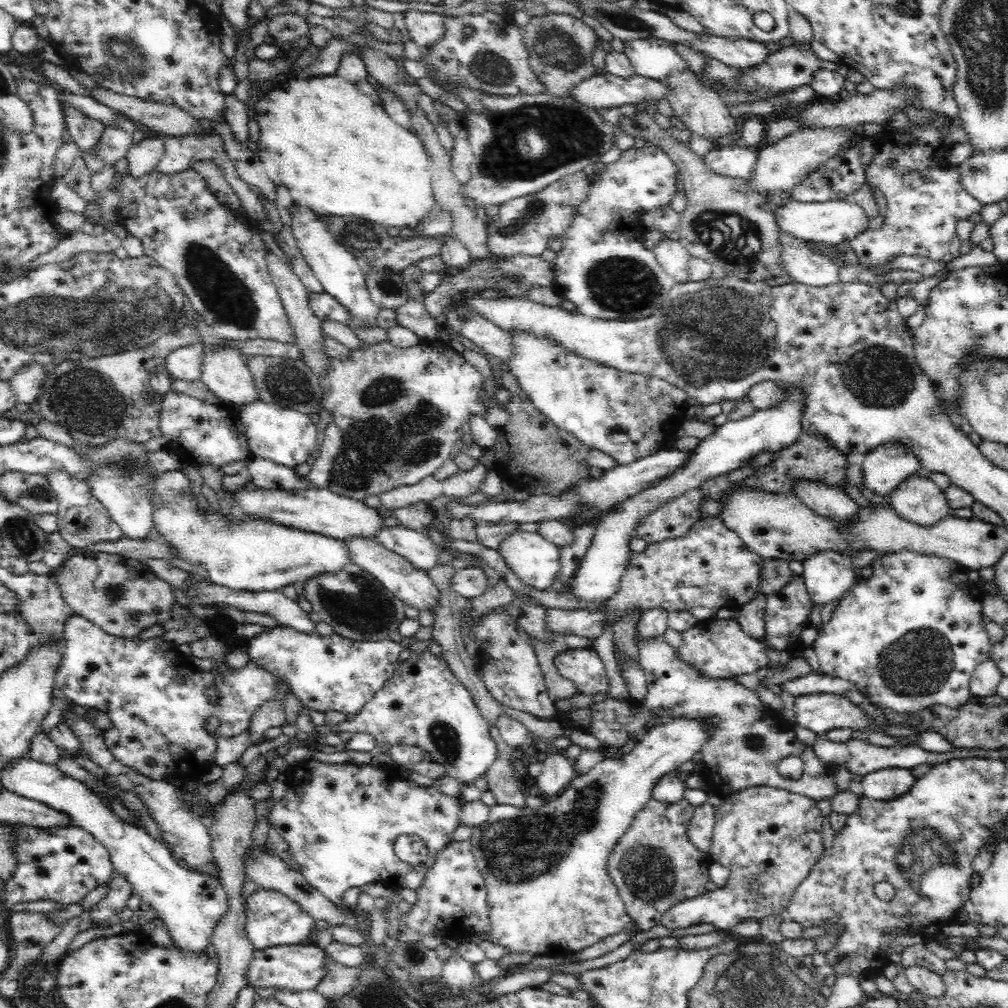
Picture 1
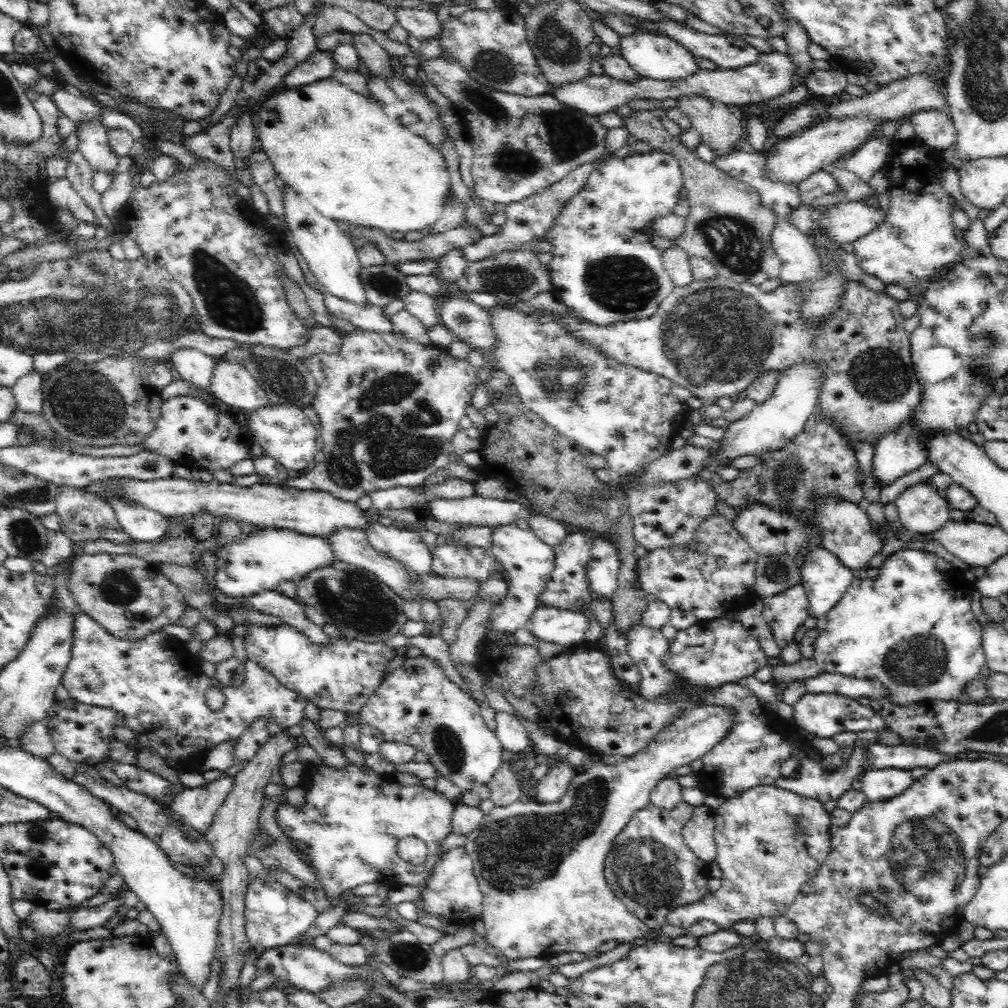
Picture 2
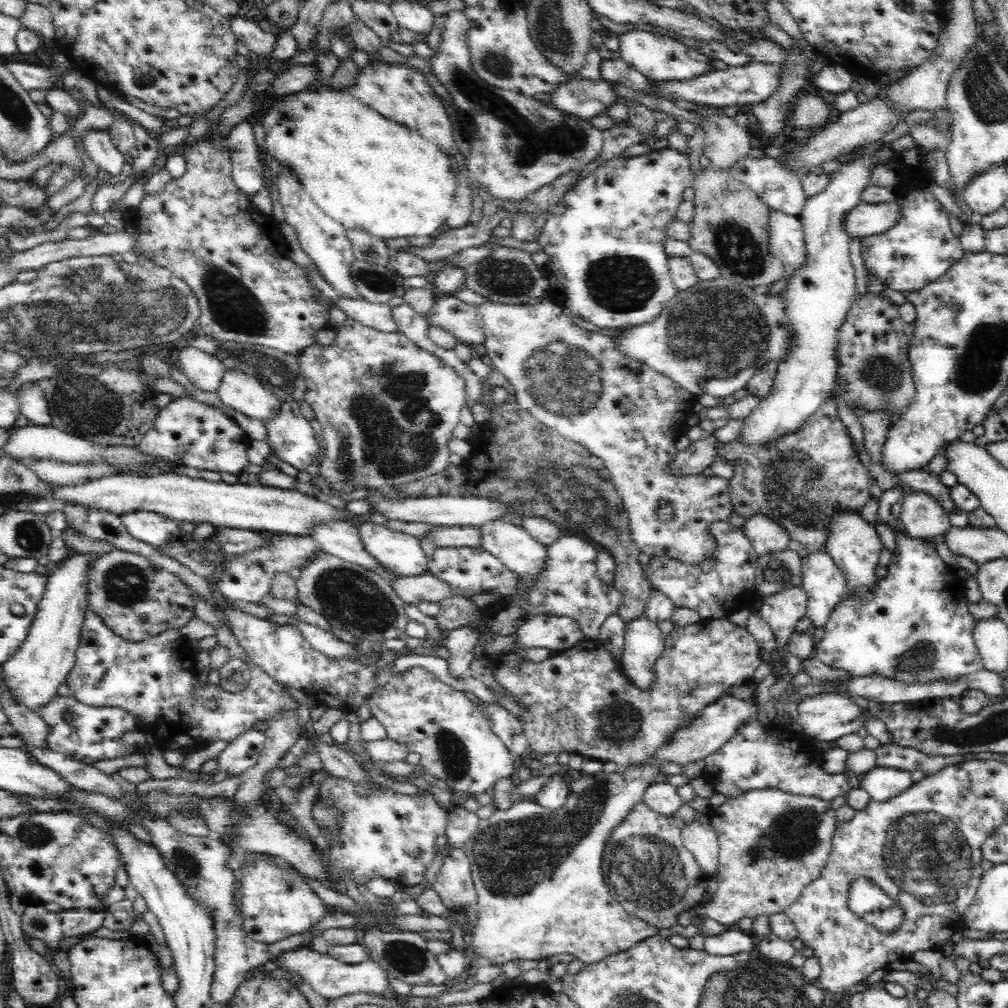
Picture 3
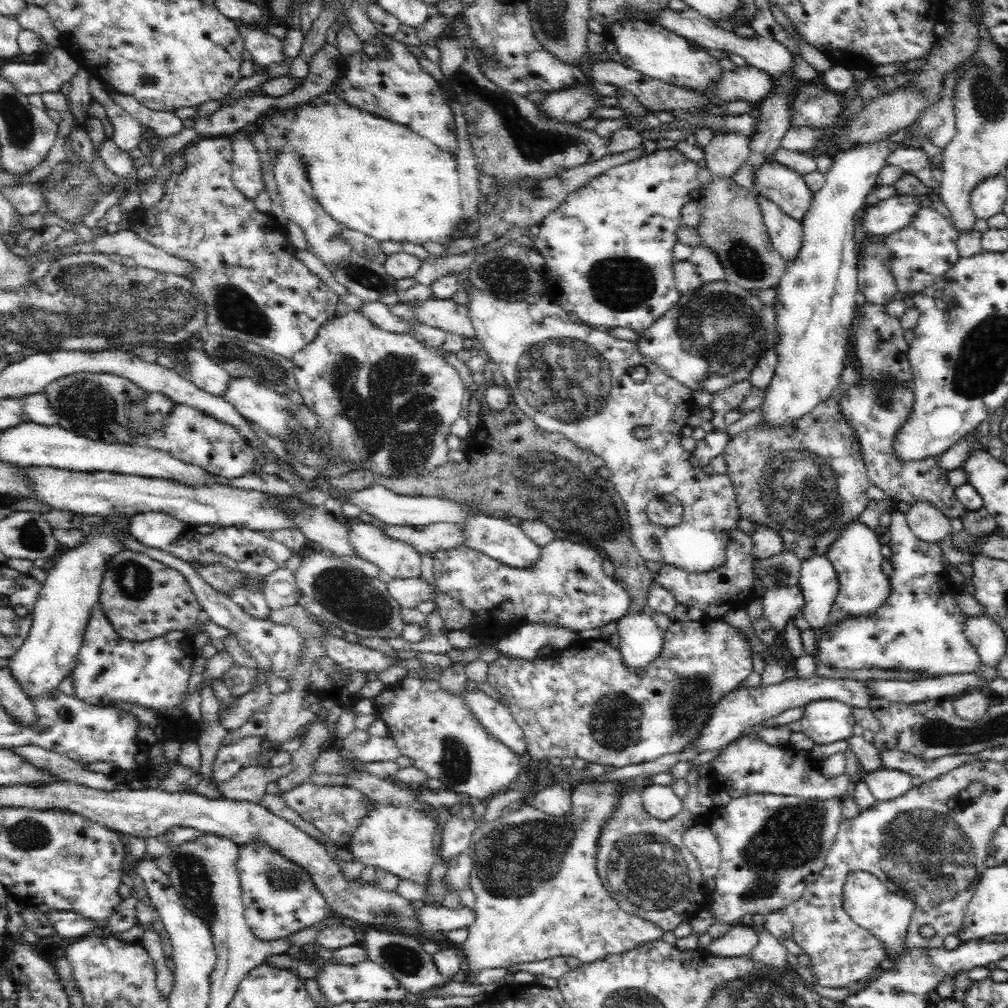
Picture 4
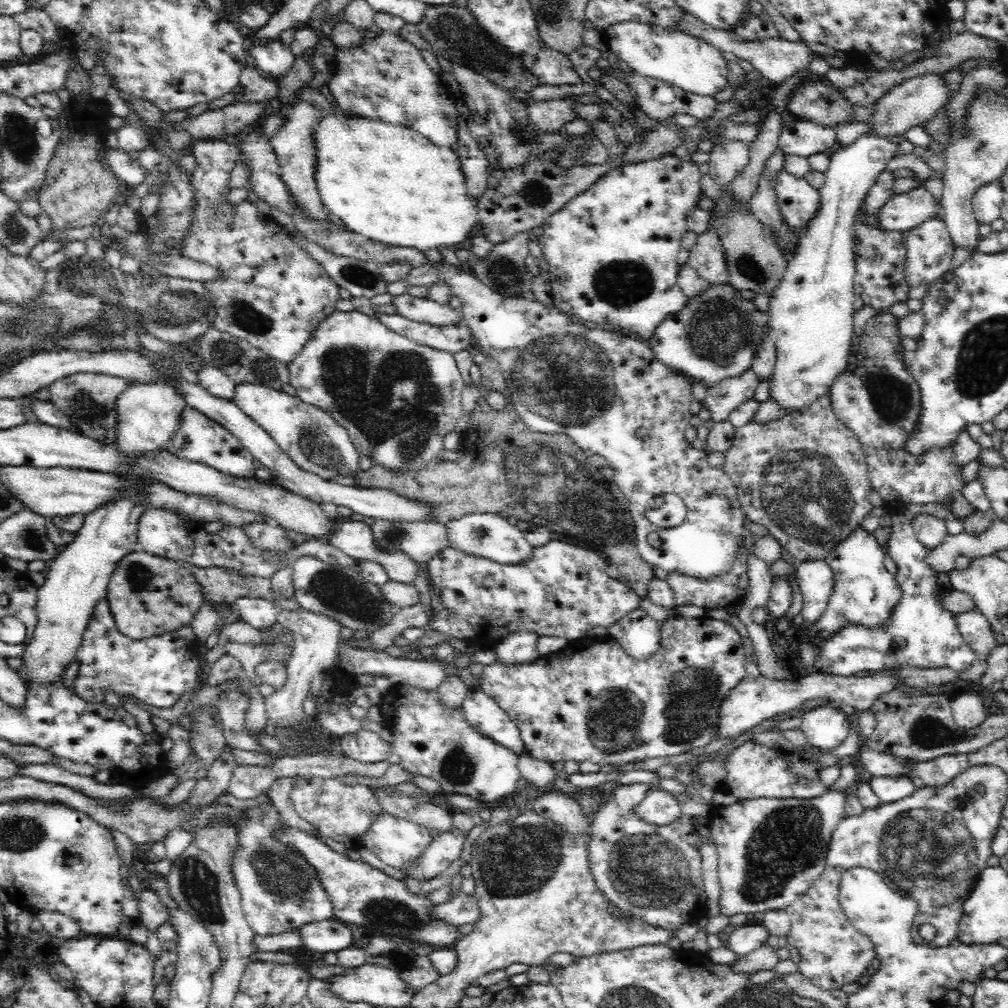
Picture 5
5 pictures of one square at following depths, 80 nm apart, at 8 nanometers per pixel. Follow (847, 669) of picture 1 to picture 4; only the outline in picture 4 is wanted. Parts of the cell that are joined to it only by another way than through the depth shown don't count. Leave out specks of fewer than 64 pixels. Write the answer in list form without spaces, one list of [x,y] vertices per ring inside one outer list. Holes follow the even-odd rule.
[[[891,510],[890,544],[891,564],[894,572],[890,575],[892,595],[878,615],[872,619],[859,617],[842,622],[831,628],[822,628],[816,644],[815,662],[832,670],[860,670],[861,668],[882,668],[924,674],[928,677],[972,673],[980,666],[981,660],[964,633],[966,616],[953,603],[957,586],[950,583],[942,565],[942,550],[938,544],[930,545],[920,540],[908,525],[906,514]]]

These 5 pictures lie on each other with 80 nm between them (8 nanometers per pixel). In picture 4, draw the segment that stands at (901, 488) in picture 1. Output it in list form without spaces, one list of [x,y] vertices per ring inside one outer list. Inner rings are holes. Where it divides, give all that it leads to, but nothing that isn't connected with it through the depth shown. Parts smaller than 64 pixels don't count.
[[[914,502],[906,512],[906,520],[914,535],[930,545],[954,532],[949,519],[929,502]]]

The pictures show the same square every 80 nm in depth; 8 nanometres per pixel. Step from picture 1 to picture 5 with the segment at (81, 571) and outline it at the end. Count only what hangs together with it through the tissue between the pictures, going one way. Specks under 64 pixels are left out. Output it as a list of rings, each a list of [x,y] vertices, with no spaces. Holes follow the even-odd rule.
[[[141,549],[122,558],[110,578],[106,598],[109,599],[117,628],[133,639],[174,632],[192,624],[205,600],[196,568],[147,554]]]

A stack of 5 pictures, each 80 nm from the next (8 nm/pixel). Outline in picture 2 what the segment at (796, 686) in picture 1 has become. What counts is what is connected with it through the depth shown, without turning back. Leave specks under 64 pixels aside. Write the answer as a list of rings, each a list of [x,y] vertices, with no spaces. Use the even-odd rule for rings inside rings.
[[[820,672],[813,678],[805,679],[802,682],[806,689],[805,694],[835,693],[853,700],[862,697],[879,700],[887,694],[880,684],[872,680],[857,680],[836,673]]]

